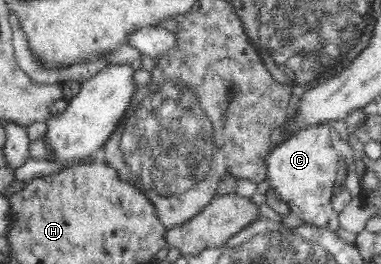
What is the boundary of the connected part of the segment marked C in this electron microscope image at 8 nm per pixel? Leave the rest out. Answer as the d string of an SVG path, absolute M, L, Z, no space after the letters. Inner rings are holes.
M327 124L311 125L276 140L270 152L265 154L266 177L270 188L282 199L292 214L306 225L316 225L336 231L339 214L332 206L332 190L338 174L340 152L346 144L336 130Z

